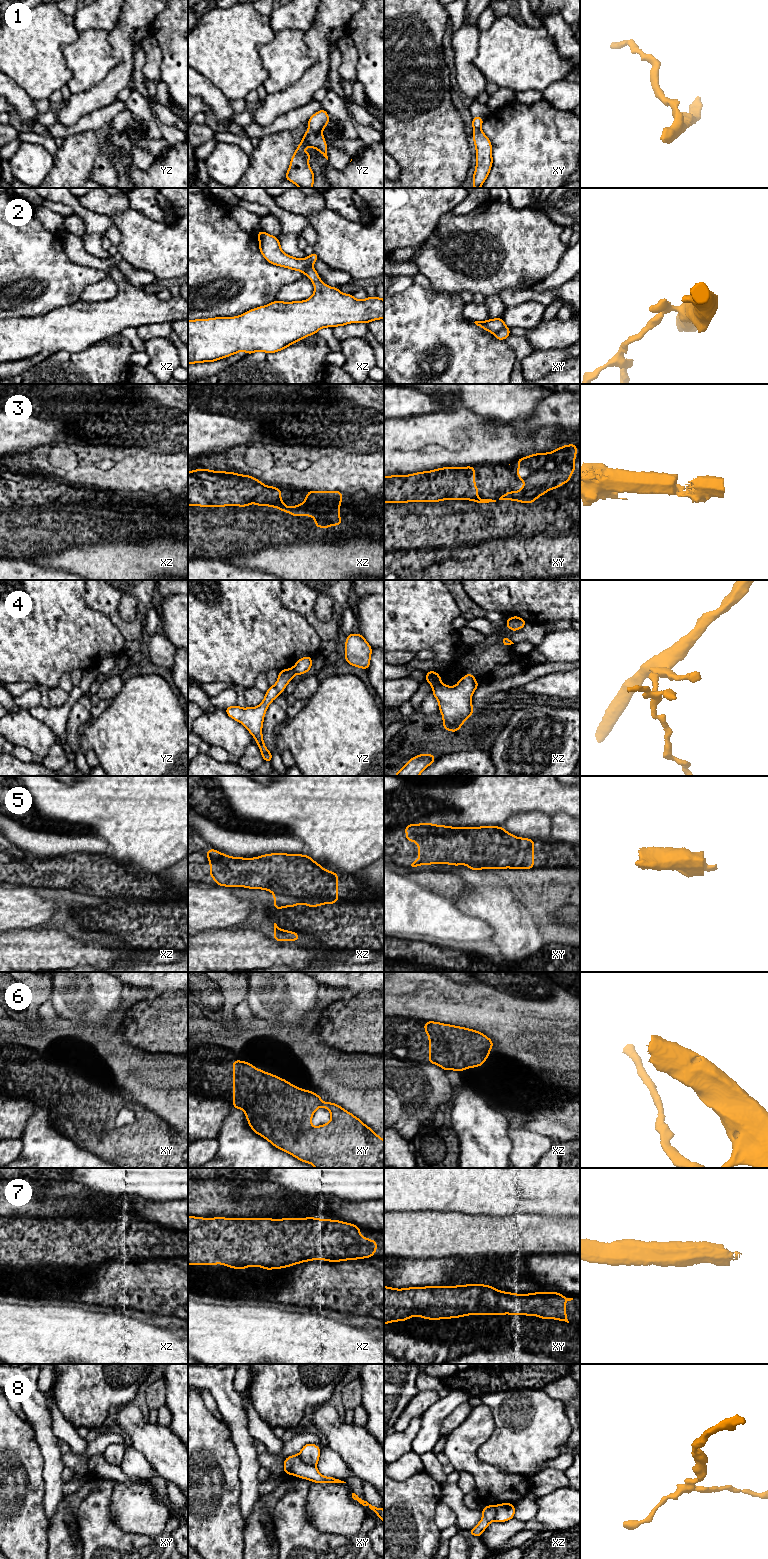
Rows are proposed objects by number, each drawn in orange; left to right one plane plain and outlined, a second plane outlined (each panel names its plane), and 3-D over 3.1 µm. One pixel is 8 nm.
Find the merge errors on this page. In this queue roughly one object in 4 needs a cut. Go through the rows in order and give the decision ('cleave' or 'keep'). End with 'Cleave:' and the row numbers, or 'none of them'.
1: cleave
2: cleave
3: keep
4: cleave
5: keep
6: keep
7: keep
8: cleave
Cleave: 1, 2, 4, 8

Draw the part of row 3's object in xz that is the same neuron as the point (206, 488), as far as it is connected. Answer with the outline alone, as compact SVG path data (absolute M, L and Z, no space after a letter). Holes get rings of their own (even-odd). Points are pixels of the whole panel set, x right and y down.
M196 469L188 472L188 505L202 507L222 507L222 506L240 506L246 507L252 503L257 506L270 506L279 508L282 512L288 512L292 516L312 516L315 519L315 527L328 528L334 526L342 526L341 517L339 515L340 504L342 502L342 491L307 491L308 495L302 504L293 507L286 506L281 500L281 489L277 487L266 486L255 477L241 475L233 472L211 471L209 469Z

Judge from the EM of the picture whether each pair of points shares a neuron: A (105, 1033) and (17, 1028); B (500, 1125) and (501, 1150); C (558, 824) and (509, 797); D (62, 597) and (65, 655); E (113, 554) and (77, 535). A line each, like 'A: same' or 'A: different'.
A: same
B: same
C: different
D: same
E: different

